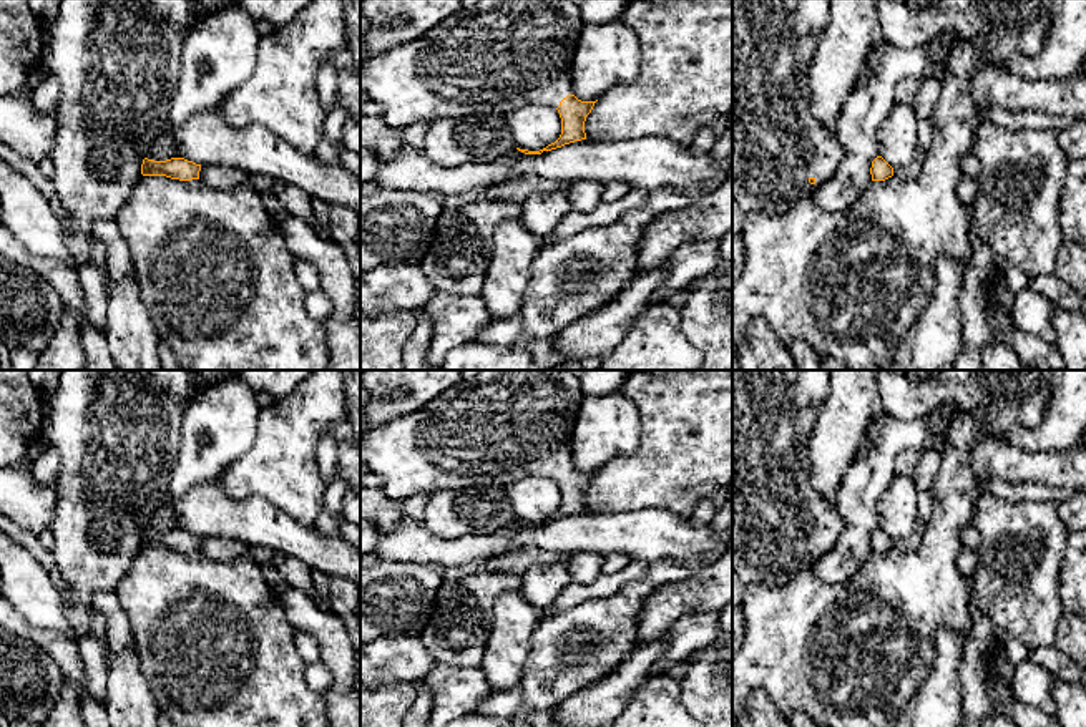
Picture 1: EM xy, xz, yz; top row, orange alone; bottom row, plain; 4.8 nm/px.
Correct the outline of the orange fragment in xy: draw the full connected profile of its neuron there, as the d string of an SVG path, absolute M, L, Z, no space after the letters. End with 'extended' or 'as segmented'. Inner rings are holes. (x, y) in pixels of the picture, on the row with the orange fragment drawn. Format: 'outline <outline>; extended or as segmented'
outline M171 158L166 161L143 159L143 176L166 176L179 181L199 179L201 164L188 161L184 158Z; as segmented

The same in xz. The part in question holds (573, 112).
outline M480 0L473 8L458 8L453 15L447 17L442 23L415 38L413 41L407 41L402 46L392 48L382 55L367 56L367 60L360 65L360 91L364 91L370 101L375 101L384 106L384 120L392 128L404 129L405 126L415 121L433 121L442 116L465 116L473 113L487 113L495 111L500 115L508 115L516 108L523 108L526 105L545 105L555 108L561 118L561 134L560 138L548 144L540 151L518 151L525 154L541 154L543 151L551 151L561 148L565 144L586 139L585 121L591 113L596 101L581 101L573 95L573 81L571 81L571 61L576 48L576 41L581 32L581 10L571 0Z; extended

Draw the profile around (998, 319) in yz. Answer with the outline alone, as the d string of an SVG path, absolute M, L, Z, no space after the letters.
M988 287L988 307L986 307L988 324L993 330L1006 334L1015 329L1011 320L1011 312L1003 310L995 300L991 289Z

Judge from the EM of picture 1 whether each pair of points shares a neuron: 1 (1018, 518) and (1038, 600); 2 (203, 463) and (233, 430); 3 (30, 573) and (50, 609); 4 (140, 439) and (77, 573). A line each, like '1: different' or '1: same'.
1: same
2: same
3: same
4: same

